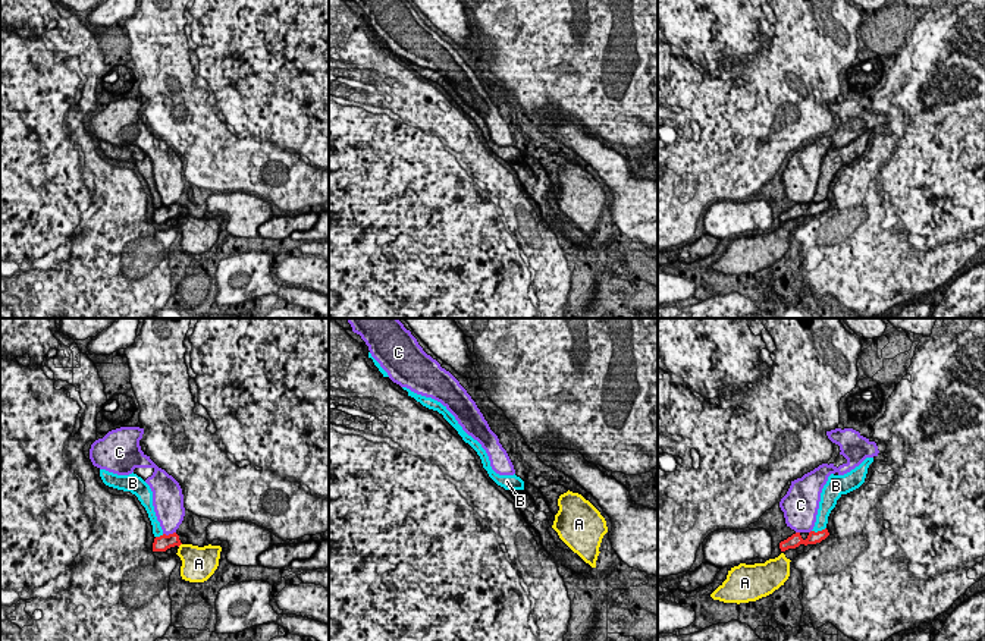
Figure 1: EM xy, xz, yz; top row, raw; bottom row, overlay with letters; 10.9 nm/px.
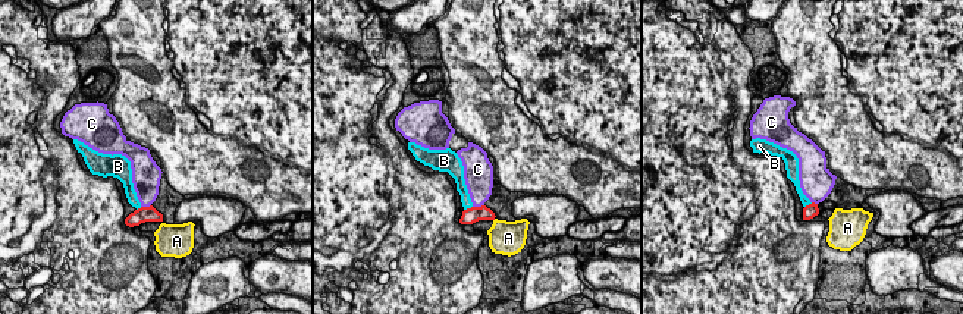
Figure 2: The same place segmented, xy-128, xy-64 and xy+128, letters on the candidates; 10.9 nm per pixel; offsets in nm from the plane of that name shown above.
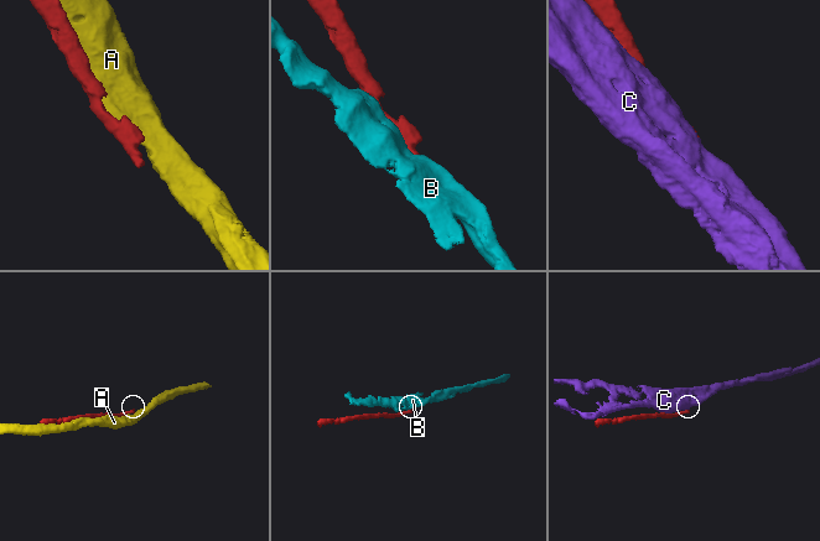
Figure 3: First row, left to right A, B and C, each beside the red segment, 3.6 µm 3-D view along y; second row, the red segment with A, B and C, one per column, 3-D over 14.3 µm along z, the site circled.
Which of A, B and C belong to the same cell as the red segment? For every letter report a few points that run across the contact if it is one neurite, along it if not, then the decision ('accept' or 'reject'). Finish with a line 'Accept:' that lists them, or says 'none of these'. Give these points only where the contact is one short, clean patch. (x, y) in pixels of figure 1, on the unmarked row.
A: reject
B: reject
C: reject
Accept: none of these

